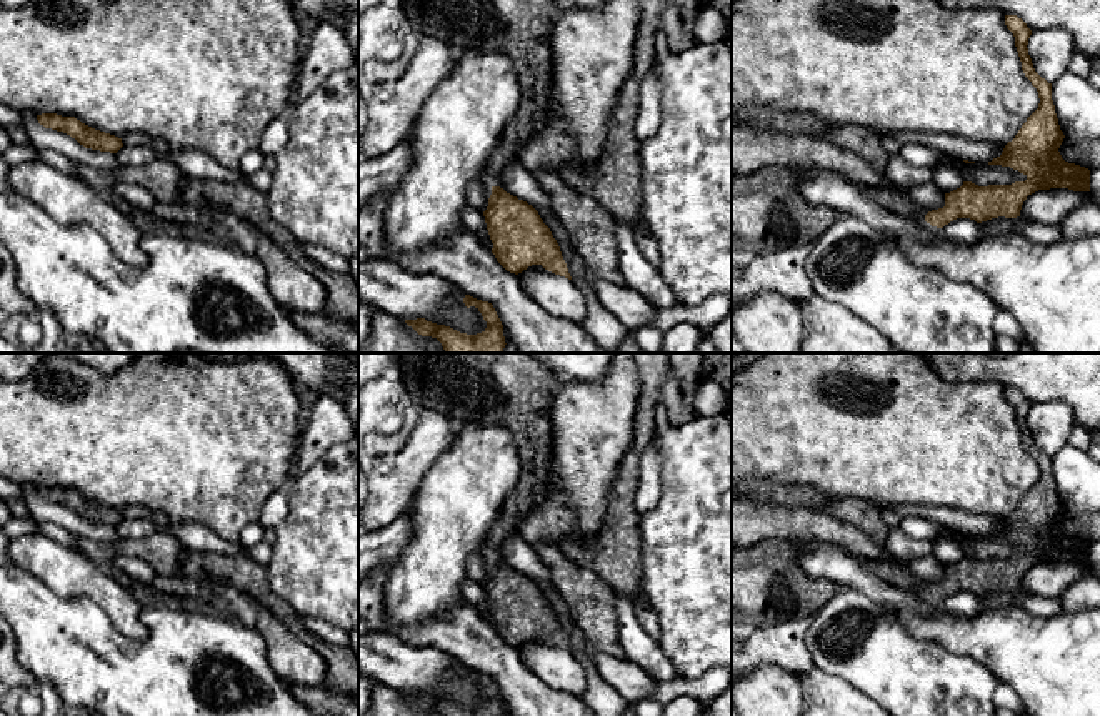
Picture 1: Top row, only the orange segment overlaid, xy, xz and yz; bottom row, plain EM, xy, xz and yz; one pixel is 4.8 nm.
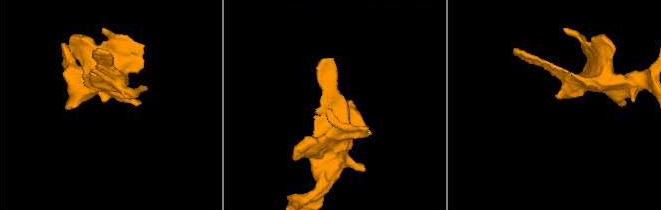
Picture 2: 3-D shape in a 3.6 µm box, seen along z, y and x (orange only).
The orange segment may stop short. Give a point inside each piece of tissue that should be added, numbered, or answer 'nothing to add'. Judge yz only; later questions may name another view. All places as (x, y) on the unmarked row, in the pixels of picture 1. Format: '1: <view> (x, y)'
1: yz (895, 573)

